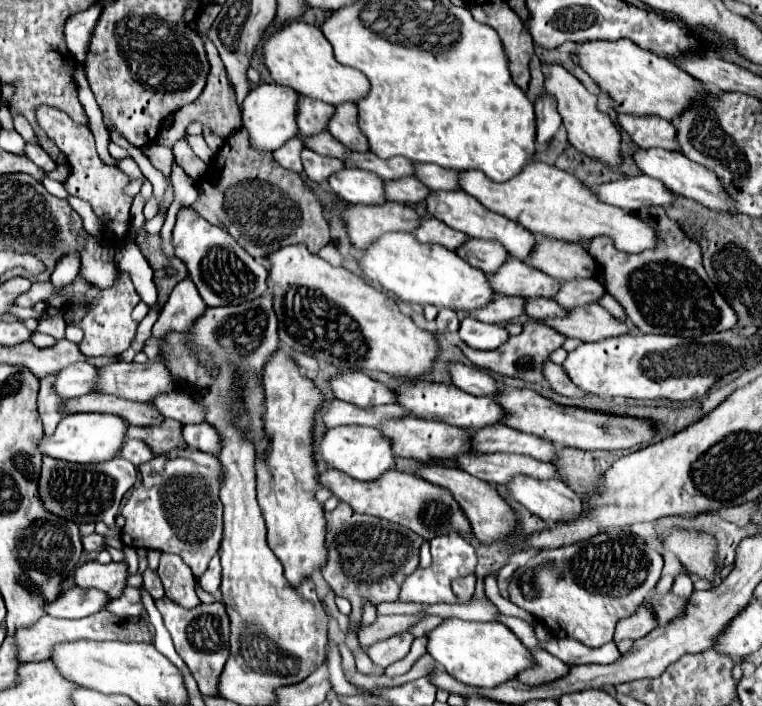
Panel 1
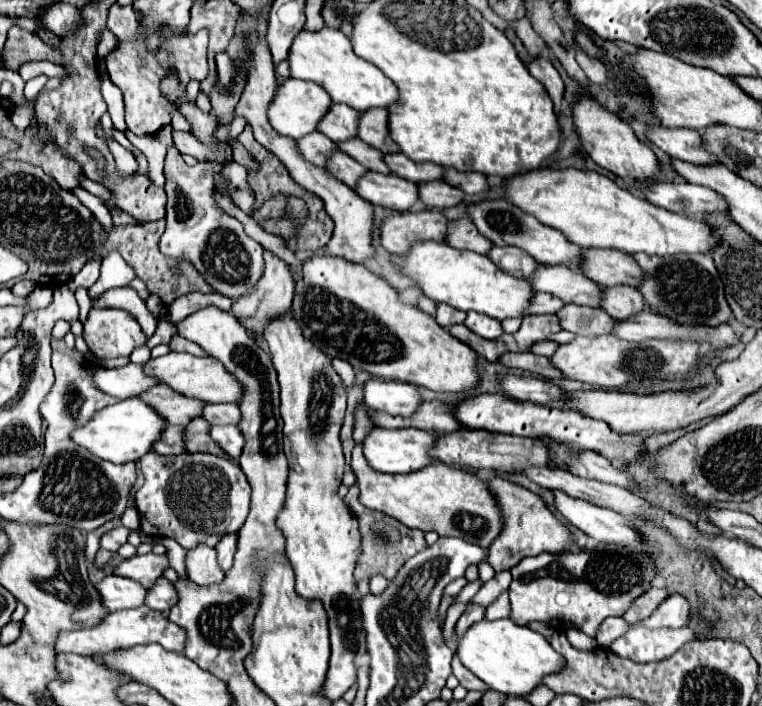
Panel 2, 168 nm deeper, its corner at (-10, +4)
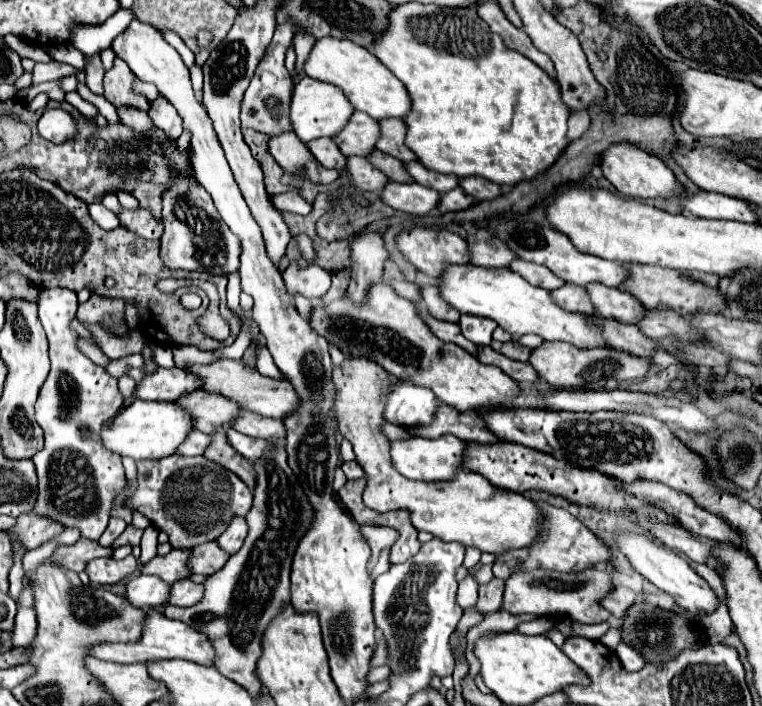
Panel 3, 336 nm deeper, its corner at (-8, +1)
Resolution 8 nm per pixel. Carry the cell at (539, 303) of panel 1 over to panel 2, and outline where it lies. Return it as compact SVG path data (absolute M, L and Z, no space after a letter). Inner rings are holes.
M566 304L562 312L556 314L560 318L560 326L572 334L580 336L600 336L610 334L616 320L608 316L604 310L586 308L578 304Z

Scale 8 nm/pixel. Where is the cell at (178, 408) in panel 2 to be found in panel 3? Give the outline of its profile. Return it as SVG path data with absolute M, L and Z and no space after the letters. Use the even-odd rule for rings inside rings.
M196 389L176 401L192 419L192 427L202 433L212 433L220 425L228 425L238 415L240 407L222 395Z

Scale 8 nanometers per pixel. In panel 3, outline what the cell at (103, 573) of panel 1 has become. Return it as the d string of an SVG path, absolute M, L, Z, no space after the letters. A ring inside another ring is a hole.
M172 549L168 555L164 557L154 557L150 559L146 565L140 567L140 573L144 575L156 575L160 579L164 579L164 583L172 585L174 581L180 581L180 579L186 579L190 573L186 569L186 561L190 557L190 551L188 549Z

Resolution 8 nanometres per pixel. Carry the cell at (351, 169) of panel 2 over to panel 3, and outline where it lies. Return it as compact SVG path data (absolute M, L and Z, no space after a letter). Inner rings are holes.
M348 157L346 171L358 191L380 191L388 183L388 177L372 167L366 157Z

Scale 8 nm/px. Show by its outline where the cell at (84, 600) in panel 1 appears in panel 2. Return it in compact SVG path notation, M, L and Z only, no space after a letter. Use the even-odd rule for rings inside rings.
M106 576L98 584L98 592L108 610L124 610L138 608L146 600L146 588L138 580L130 580L124 576Z

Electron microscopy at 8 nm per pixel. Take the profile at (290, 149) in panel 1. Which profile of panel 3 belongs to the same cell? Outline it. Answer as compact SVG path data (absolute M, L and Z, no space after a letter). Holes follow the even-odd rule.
M312 139L306 143L306 147L322 167L336 171L342 171L346 167L346 157L340 153L332 139Z

